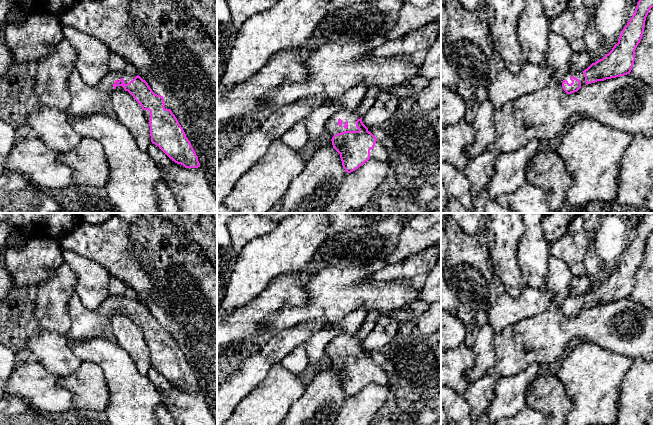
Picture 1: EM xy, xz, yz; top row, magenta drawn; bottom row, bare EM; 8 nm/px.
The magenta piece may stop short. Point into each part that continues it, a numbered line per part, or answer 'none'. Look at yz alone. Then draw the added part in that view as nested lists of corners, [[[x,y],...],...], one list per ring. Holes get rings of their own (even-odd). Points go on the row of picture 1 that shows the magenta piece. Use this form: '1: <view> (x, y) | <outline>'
1: yz (579, 75) | [[[571,71],[569,72],[565,78],[563,80],[567,80],[569,84],[572,83],[572,81],[570,80],[570,77],[571,76],[574,76],[575,78],[579,79],[580,80],[580,83],[581,83],[581,87],[584,87],[586,86],[586,82],[585,82],[585,76],[583,74],[583,71]]]

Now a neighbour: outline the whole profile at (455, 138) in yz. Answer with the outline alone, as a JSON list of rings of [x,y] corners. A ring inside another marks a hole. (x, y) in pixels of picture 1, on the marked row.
[[[464,119],[441,129],[441,160],[449,162],[457,170],[463,171],[470,158],[465,149],[474,141],[472,124]]]

